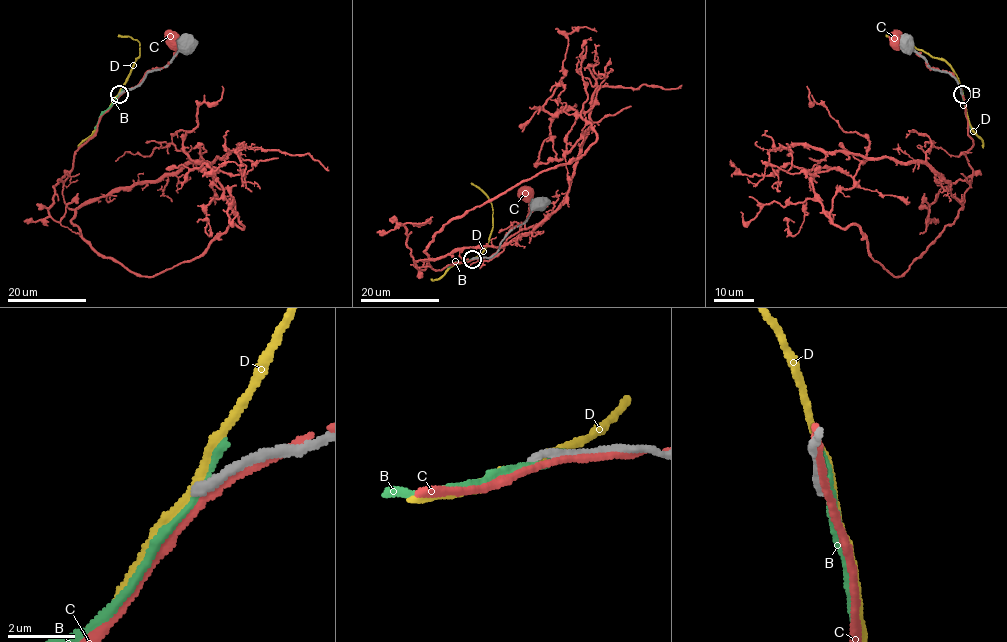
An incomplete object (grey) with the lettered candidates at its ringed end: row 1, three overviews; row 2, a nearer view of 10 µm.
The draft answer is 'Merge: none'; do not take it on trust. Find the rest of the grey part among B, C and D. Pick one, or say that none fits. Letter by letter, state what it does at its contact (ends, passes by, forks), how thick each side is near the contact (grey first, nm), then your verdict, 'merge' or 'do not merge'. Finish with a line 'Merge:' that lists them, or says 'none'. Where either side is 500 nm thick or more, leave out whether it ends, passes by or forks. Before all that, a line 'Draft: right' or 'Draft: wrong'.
Draft: right
B: it passes by; 280 nm thick on the grey side, 200 nm on the other; do not merge
C: it passes by; 240 nm thick on the grey side, 200 nm on the other; do not merge
D: it passes by; 280 nm thick on the grey side, 240 nm on the other; do not merge
Merge: none

